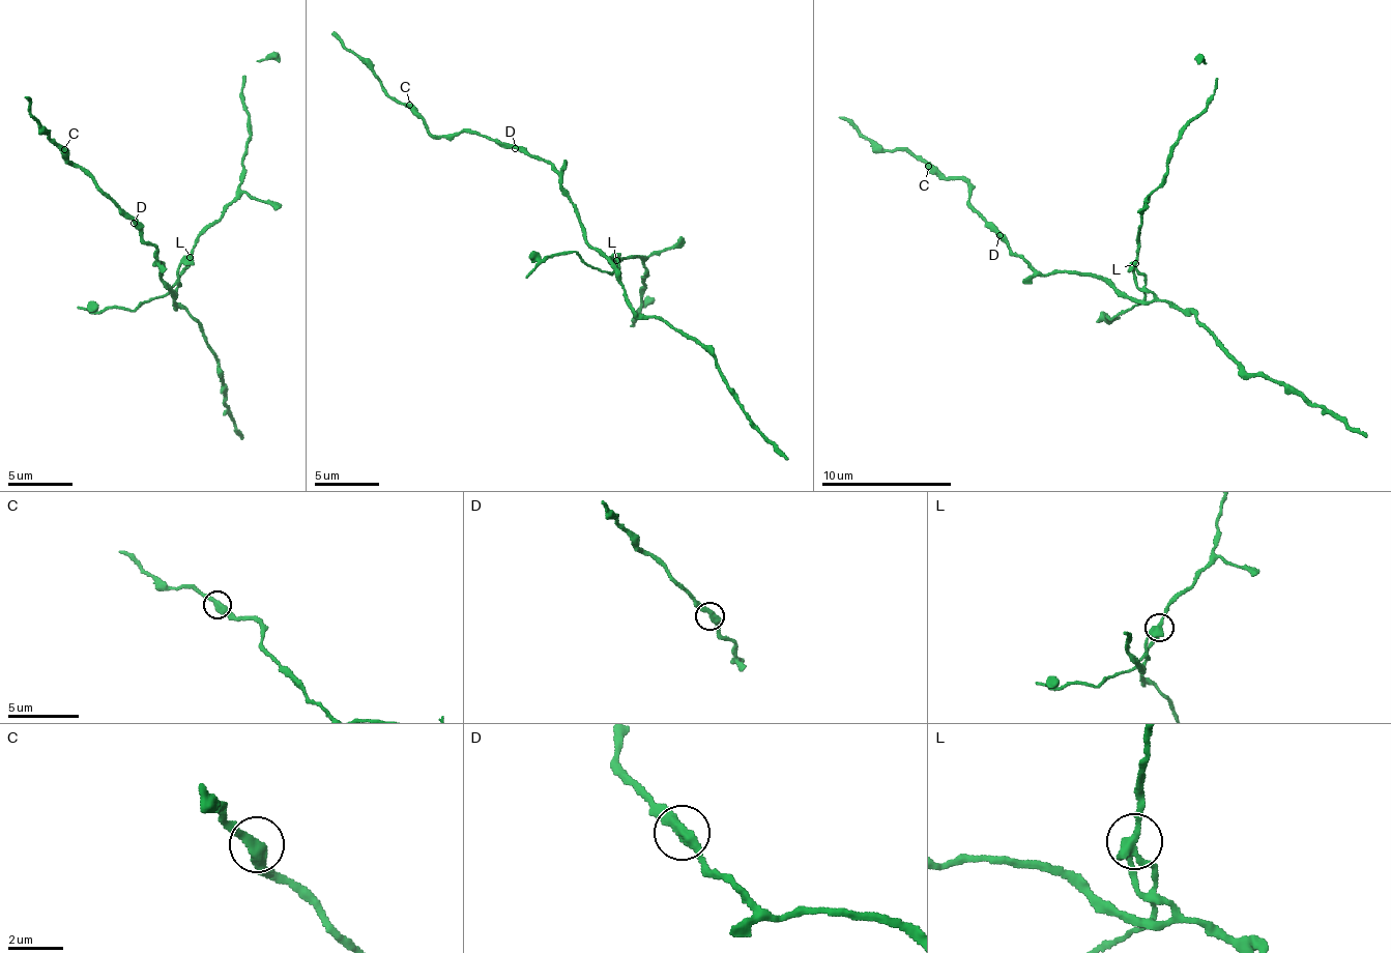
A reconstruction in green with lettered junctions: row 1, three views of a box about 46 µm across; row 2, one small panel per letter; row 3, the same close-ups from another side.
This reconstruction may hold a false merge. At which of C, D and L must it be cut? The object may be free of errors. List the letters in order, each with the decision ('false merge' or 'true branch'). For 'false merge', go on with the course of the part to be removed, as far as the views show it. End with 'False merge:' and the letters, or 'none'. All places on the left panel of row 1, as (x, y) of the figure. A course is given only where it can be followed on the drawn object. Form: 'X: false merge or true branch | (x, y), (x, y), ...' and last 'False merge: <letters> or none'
C: true branch
D: true branch
L: false merge | (191, 256), (194, 243), (235, 195), (243, 176), (242, 153), (249, 131), (243, 80), (257, 60), (280, 63)
False merge: L

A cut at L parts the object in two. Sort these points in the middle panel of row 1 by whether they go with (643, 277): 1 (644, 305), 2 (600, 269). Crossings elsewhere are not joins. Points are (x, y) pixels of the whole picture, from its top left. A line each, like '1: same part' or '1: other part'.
1: same part
2: same part

